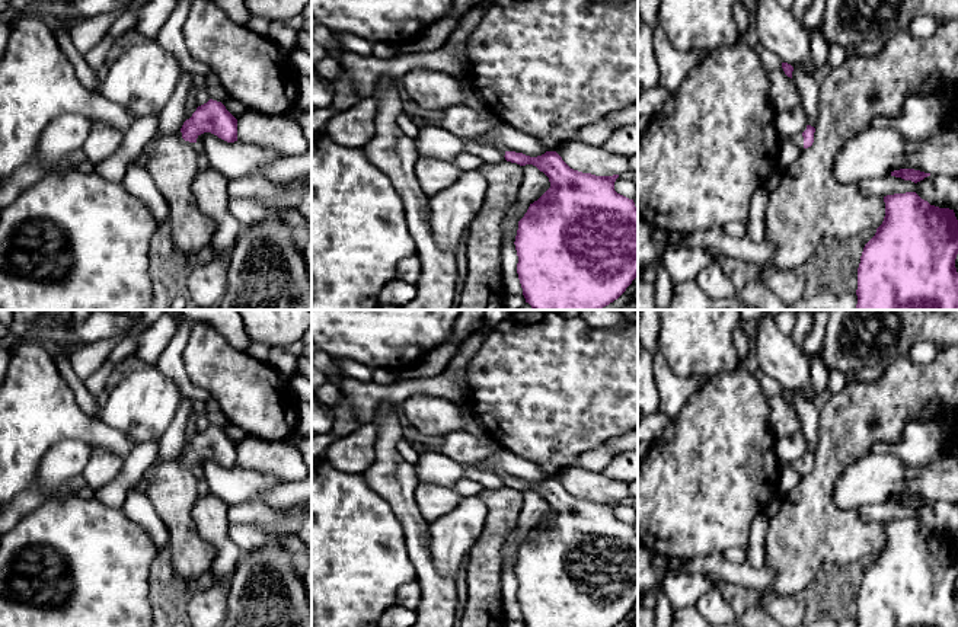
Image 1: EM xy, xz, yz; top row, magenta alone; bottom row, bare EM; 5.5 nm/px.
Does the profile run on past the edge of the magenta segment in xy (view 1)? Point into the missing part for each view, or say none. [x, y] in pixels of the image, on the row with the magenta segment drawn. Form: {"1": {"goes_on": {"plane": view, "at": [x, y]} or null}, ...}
{"1": {"goes_on": null}}

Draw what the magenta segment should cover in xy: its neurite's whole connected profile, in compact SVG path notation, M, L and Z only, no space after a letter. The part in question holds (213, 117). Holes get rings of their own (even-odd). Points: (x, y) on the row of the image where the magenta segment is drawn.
M210 99L197 108L189 119L181 128L182 138L197 143L204 132L211 132L218 138L234 143L237 141L237 119L226 109L221 102Z

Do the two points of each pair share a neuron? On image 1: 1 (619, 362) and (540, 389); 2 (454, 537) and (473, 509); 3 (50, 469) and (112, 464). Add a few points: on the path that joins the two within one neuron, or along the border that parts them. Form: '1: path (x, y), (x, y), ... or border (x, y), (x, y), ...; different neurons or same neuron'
1: path (600, 381), (580, 387), (559, 387); same neuron
2: path (459, 530), (468, 517); same neuron
3: border (90, 448), (90, 457), (80, 474); different neurons

